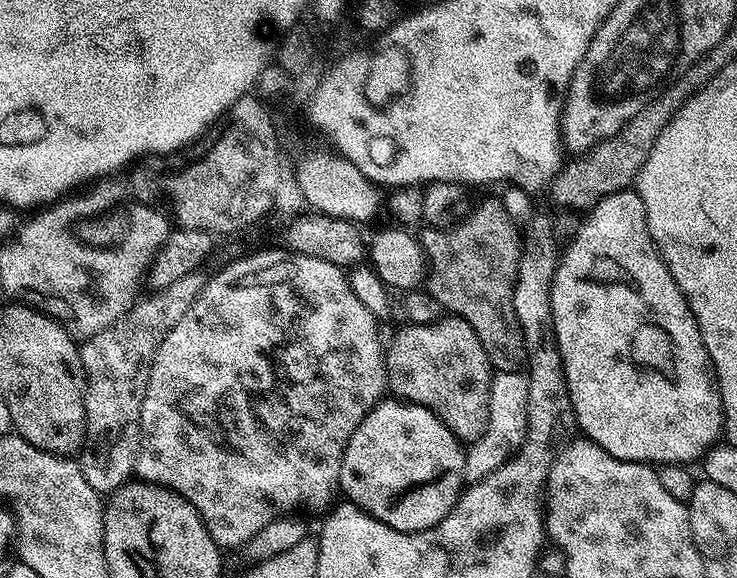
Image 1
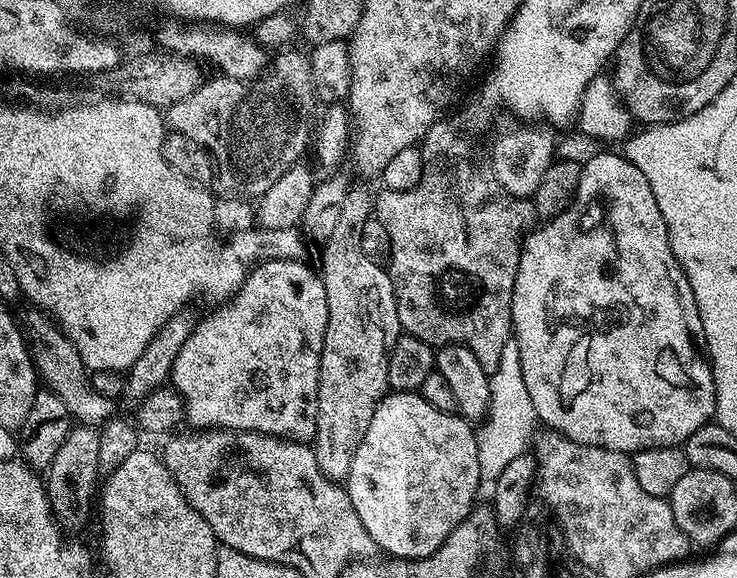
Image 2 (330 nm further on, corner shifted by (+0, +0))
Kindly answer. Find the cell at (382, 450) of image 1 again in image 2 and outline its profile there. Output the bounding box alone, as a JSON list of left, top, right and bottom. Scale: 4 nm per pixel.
[346,390,481,560]

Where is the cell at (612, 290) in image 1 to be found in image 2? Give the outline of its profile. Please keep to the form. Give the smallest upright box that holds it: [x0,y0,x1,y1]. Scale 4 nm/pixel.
[512,150,716,454]

